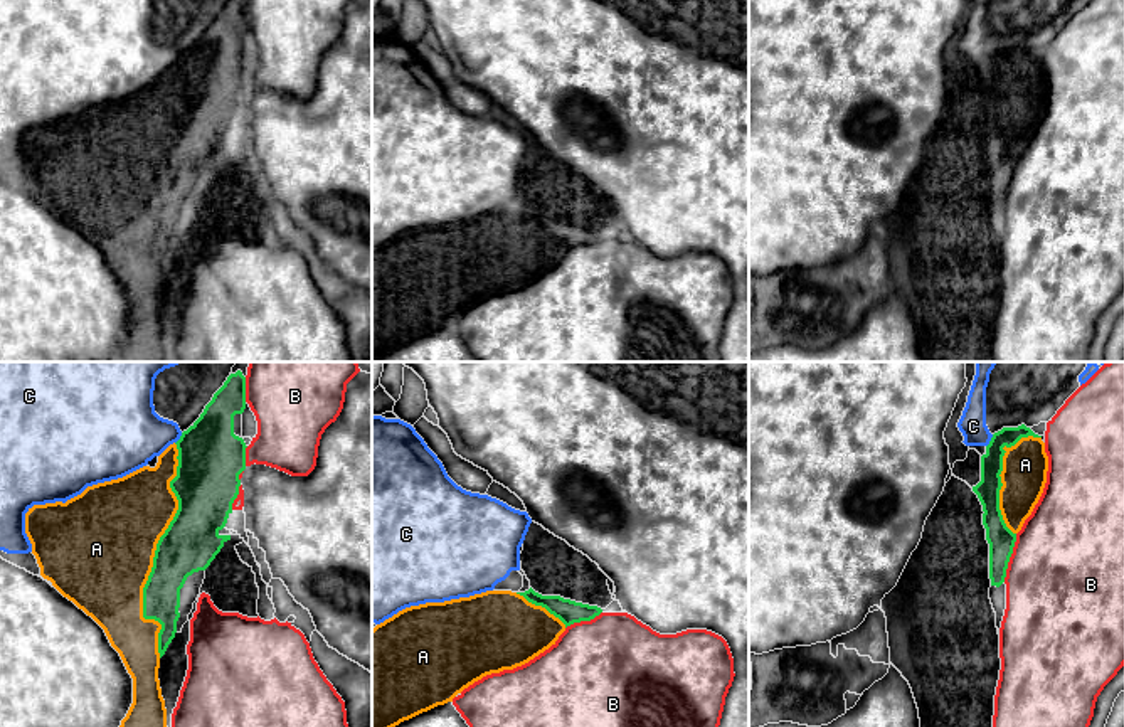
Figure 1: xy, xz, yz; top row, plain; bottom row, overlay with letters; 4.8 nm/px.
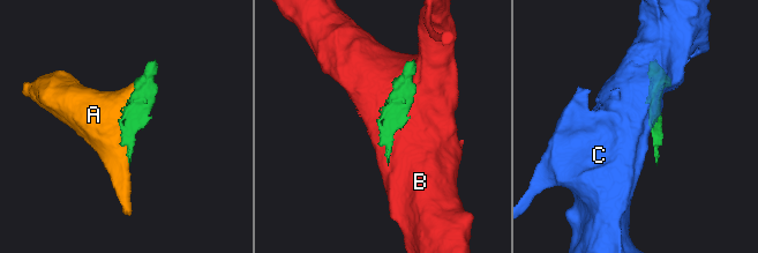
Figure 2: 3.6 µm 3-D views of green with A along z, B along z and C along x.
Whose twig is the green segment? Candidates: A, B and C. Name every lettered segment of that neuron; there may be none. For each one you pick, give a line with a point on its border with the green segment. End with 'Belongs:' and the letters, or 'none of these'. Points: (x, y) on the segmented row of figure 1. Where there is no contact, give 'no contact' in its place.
A: xy (155, 554)
Belongs: A

